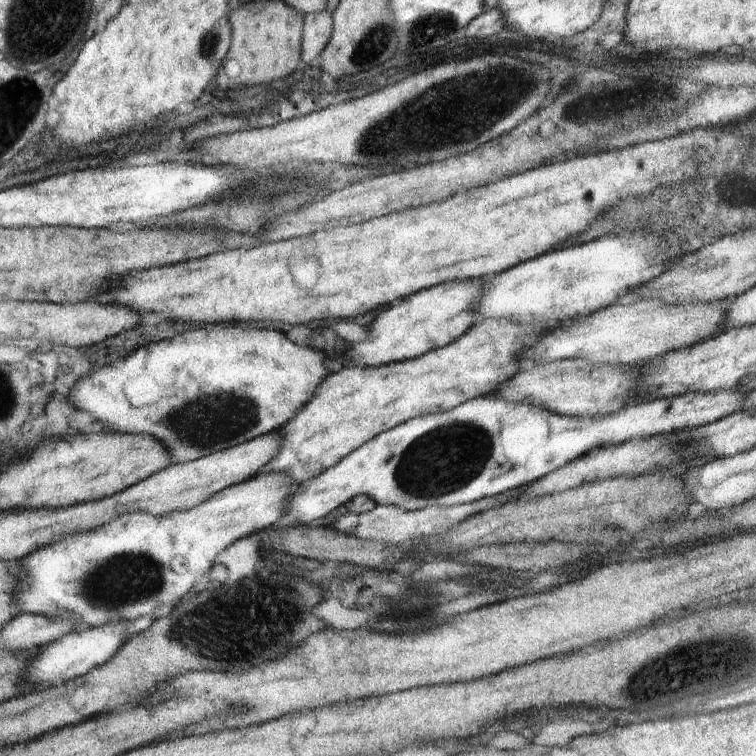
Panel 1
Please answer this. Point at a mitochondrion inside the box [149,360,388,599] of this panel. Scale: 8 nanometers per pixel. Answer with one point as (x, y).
(215, 419)

